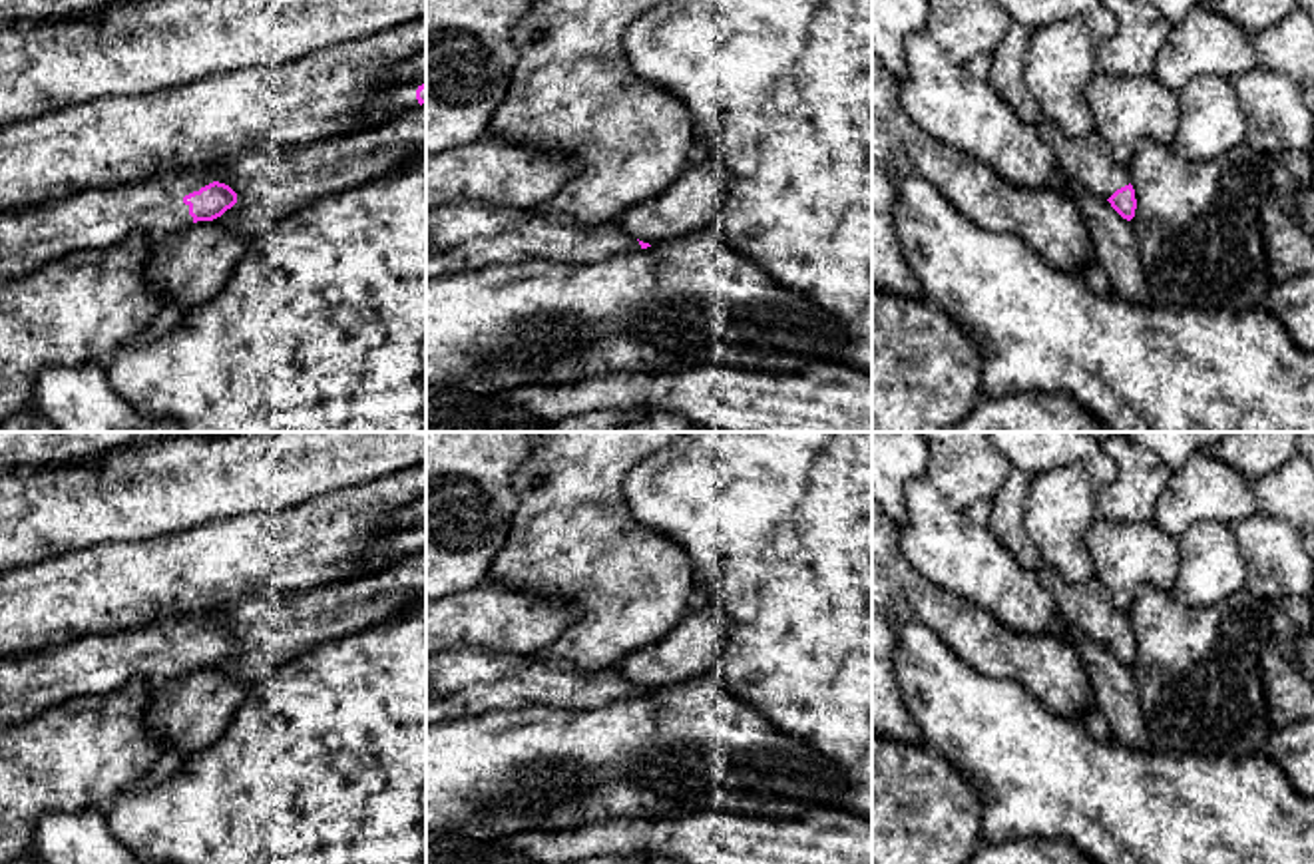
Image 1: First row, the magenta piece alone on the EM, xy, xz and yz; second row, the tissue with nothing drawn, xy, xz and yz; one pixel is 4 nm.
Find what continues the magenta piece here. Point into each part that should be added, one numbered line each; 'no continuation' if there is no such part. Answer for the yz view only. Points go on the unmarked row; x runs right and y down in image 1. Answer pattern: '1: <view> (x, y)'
1: yz (1088, 606)

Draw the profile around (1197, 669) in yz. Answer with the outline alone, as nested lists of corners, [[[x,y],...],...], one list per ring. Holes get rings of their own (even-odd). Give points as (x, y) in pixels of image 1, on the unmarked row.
[[[1155,585],[1137,589],[1129,609],[1137,655],[1137,703],[1157,751],[1232,756],[1268,753],[1272,737],[1260,653],[1272,641],[1266,601],[1246,589],[1212,607],[1189,607]]]

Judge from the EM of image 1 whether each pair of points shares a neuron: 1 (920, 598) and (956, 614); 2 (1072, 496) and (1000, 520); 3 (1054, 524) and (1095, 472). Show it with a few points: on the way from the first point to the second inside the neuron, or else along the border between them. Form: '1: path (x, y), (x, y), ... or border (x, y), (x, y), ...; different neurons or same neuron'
1: path (928, 604), (948, 614); same neuron
2: border (1030, 476), (1024, 532), (1042, 556); different neurons
3: border (1044, 470), (1080, 466), (1095, 488); different neurons

